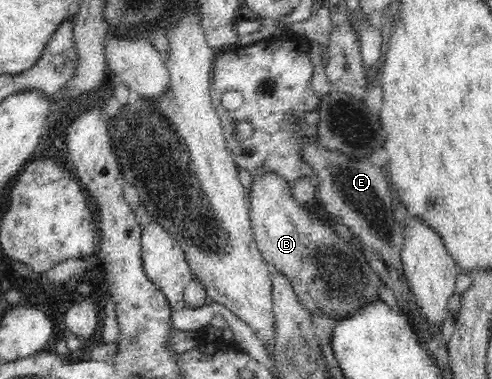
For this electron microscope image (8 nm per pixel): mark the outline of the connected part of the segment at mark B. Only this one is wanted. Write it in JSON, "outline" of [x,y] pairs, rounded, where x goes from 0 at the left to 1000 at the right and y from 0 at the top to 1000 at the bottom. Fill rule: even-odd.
{"outline":[[[524,459],[524,464],[512,464],[512,496],[508,496],[508,509],[502,515],[504,536],[506,536],[506,557],[510,570],[510,599],[514,607],[514,620],[518,636],[522,639],[522,652],[533,665],[533,675],[537,686],[545,691],[545,702],[549,702],[555,723],[573,720],[589,736],[589,747],[593,747],[593,760],[602,768],[602,784],[606,784],[606,794],[610,794],[610,805],[622,813],[622,818],[630,821],[630,831],[636,834],[638,823],[644,823],[646,815],[661,821],[671,842],[677,842],[683,855],[683,844],[699,844],[699,839],[711,839],[711,834],[720,834],[717,828],[724,821],[730,821],[744,799],[758,794],[760,789],[772,789],[768,776],[768,755],[776,749],[776,739],[772,739],[772,728],[752,707],[752,697],[748,697],[748,681],[740,681],[740,670],[732,670],[732,675],[724,675],[724,665],[728,660],[720,660],[711,644],[707,644],[707,633],[699,633],[693,623],[687,623],[673,599],[671,591],[663,588],[657,575],[650,575],[638,562],[626,557],[626,546],[622,536],[610,536],[604,525],[593,517],[593,488],[585,485],[577,470],[563,464],[561,459]]]}

